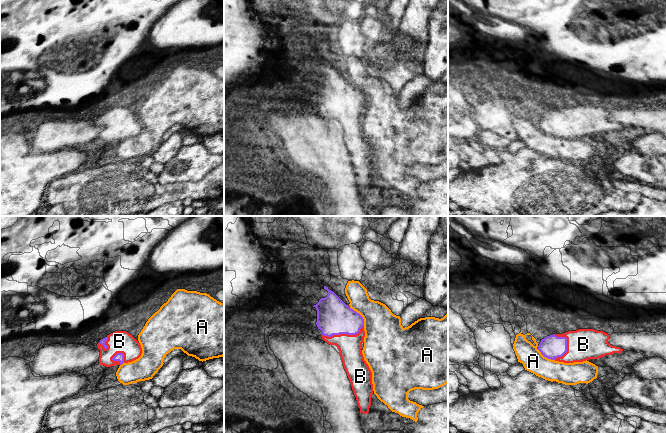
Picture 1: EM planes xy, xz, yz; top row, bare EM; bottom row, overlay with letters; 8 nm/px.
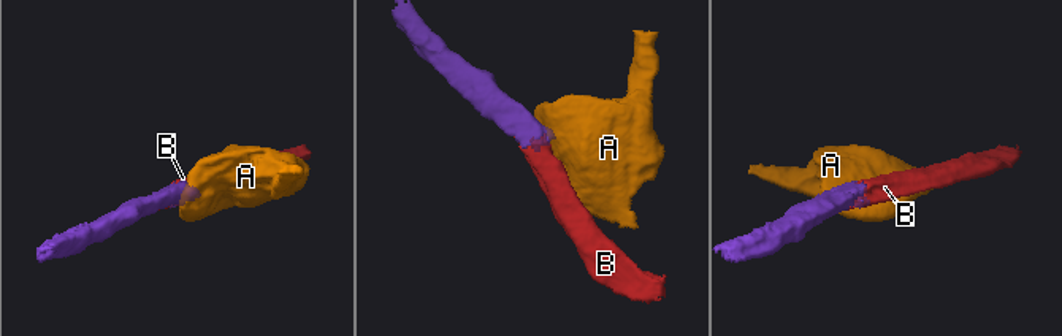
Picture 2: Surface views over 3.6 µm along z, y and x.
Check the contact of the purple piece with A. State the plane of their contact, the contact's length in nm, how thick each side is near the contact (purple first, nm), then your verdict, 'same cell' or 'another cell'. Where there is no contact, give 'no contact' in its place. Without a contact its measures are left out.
xz | 200 nm | 280/320 nm | another cell

